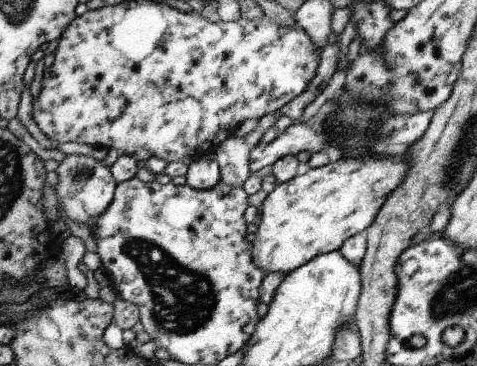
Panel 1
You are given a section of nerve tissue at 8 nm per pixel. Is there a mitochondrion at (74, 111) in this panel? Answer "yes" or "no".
no

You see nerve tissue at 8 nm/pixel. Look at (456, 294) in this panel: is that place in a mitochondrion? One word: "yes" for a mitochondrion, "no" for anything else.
yes

